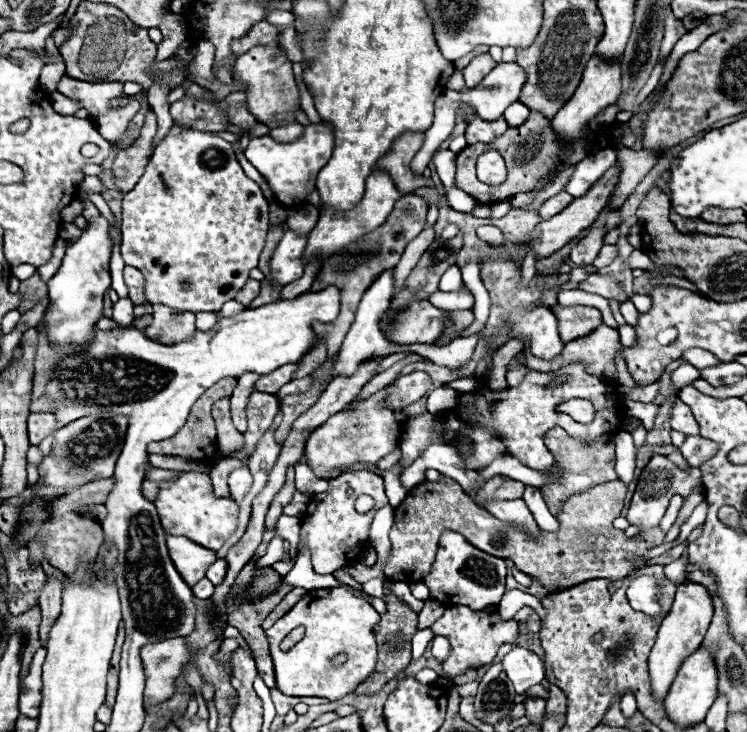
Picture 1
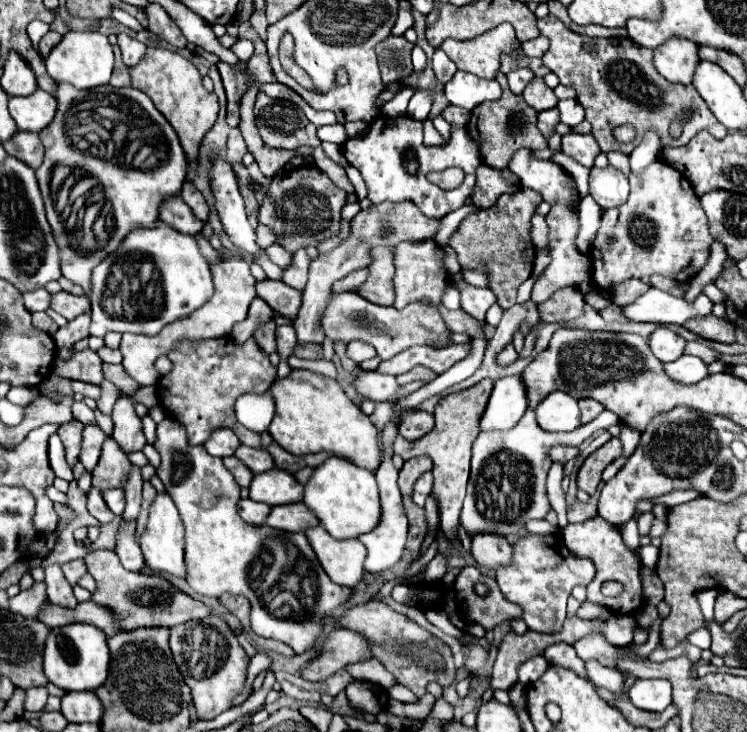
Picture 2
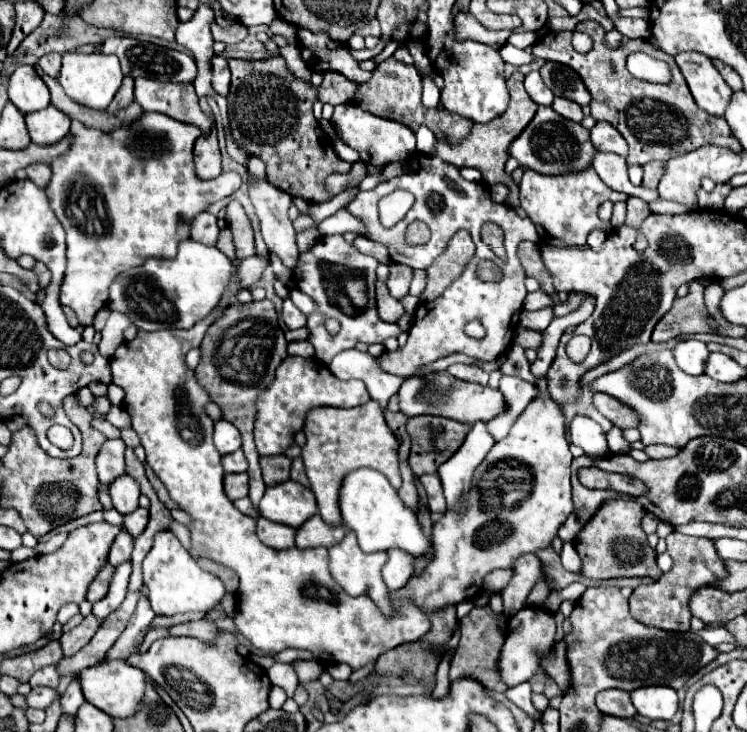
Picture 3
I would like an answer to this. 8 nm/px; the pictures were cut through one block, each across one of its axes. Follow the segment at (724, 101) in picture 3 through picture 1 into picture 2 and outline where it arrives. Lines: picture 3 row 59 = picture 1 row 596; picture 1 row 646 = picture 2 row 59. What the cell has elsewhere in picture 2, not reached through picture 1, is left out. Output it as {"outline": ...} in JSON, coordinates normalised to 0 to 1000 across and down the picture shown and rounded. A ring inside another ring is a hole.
{"outline":[[[897,52],[876,68],[876,90],[894,112],[926,115],[934,82],[934,63],[918,52]]]}

